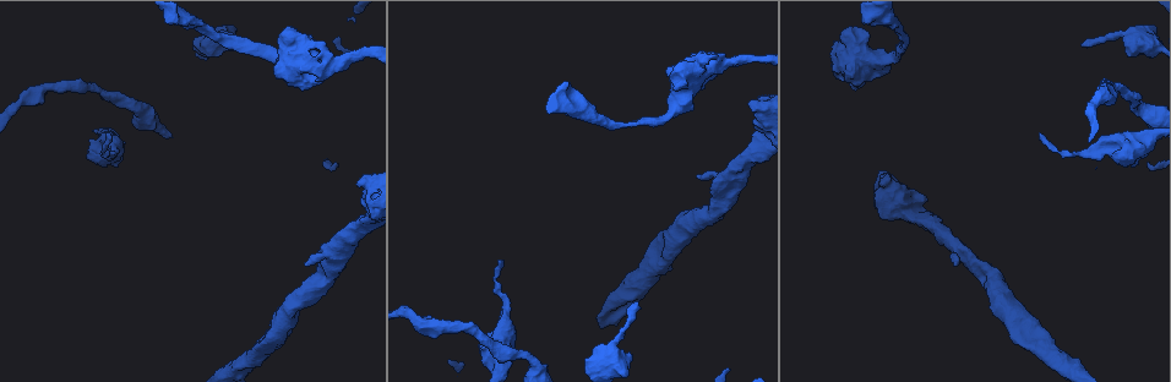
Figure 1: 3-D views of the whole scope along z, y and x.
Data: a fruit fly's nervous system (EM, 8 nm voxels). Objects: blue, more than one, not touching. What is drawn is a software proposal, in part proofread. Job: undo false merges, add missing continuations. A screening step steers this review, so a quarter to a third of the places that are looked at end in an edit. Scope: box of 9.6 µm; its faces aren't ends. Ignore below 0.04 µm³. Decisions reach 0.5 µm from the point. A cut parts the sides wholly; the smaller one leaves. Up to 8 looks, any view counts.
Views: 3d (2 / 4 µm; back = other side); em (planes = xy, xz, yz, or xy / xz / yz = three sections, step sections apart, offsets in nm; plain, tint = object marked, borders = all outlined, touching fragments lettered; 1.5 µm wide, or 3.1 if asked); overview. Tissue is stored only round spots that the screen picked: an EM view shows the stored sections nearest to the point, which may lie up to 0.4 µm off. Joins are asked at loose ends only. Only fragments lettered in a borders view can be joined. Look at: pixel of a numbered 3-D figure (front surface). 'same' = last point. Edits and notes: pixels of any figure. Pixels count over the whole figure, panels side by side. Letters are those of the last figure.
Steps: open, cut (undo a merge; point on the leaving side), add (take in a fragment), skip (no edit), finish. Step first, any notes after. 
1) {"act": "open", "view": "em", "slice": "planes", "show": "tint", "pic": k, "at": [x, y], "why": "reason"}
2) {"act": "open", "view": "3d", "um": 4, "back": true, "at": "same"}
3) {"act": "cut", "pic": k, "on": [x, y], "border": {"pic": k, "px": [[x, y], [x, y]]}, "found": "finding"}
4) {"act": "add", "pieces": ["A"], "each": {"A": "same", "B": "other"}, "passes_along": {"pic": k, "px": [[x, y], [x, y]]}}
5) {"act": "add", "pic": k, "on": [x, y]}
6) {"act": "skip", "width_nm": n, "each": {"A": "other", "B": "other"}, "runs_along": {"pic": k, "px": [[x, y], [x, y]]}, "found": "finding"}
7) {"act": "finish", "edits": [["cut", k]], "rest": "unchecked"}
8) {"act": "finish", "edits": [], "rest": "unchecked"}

{"act": "open", "view": "3d", "um": 4, "back": true, "pic": 1, "at": [1082, 43], "why": "an open end"}

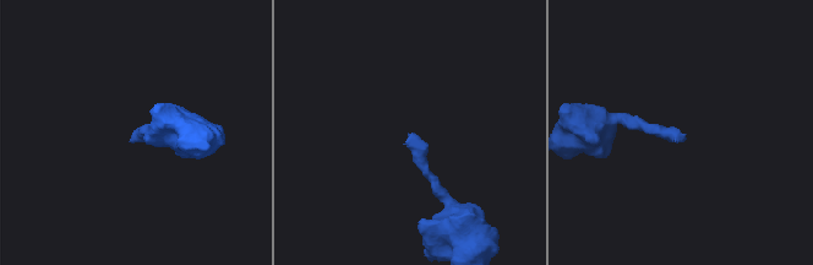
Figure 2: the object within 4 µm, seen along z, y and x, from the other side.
{"act": "open", "view": "em", "slice": "planes", "show": "tint", "pic": 2, "at": [409, 135], "why": "need the tissue"}

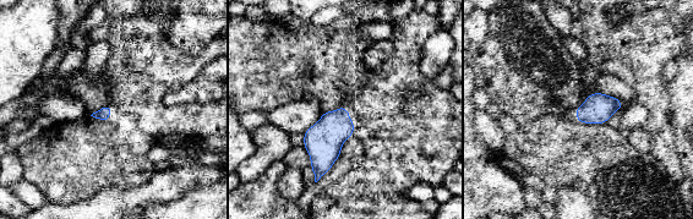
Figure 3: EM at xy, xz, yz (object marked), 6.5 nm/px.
{"act": "open", "view": "em", "slice": "planes", "show": "borders", "at": "same", "why": "what lies round it"}

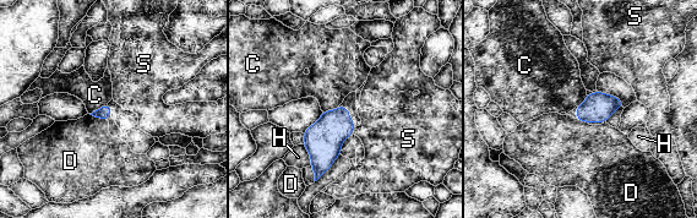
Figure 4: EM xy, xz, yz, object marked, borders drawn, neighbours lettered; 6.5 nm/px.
{"act": "skip", "each": {"C": "other", "D": "other", "H": "other", "S": "other"}, "border": {"pic": 4, "px": [[107, 103], [91, 114]]}, "found": "none of them fits"}

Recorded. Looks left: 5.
{"act": "open", "view": "em", "slice": "xy", "step": 4, "show": "tint", "pic": 1, "at": [1040, 134], "why": "thin end"}

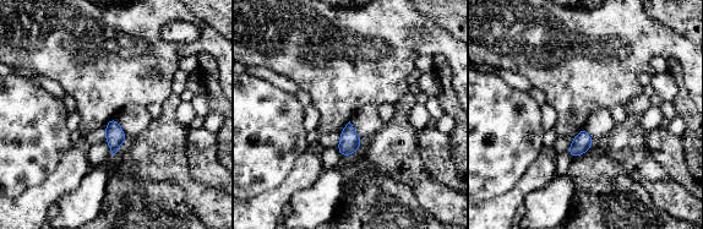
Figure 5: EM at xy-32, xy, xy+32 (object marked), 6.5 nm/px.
{"act": "open", "view": "em", "slice": "planes", "show": "borders", "at": "same", "why": "cut it another way"}

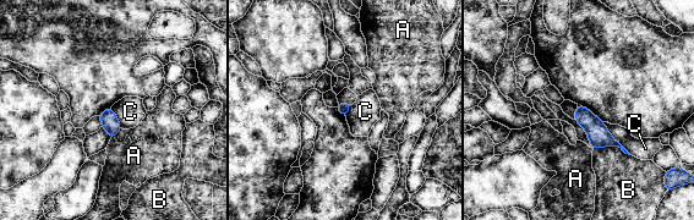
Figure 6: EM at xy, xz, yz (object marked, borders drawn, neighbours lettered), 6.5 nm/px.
{"act": "skip", "width_nm": 80, "each": {"A": "other", "B": "other", "C": "other"}, "found": "none of them fits"}

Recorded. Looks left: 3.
{"act": "open", "view": "3d", "um": 2, "back": true, "pic": 1, "at": [714, 54]}

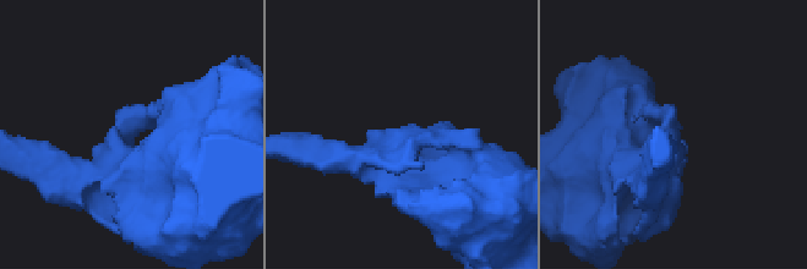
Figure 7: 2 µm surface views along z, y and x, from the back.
{"act": "open", "view": "em", "slice": "planes", "show": "borders", "pic": 7, "at": [670, 110], "arm_widths_nm": [240, 500]}

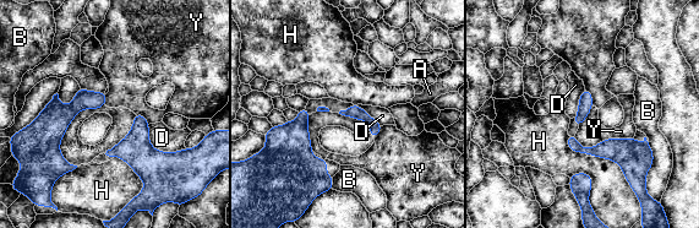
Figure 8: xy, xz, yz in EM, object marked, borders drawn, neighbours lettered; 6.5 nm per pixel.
{"act": "skip", "longest_contact_nm": ["D", 260], "each": {"A": "other", "B": "other", "D": "other", "H": "other", "Y": "other"}, "border": {"pic": 8, "px": [[148, 124], [149, 142], [175, 152]]}, "found": "no lettered fragment goes on from it"}

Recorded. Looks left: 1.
{"act": "finish", "edits": [], "rest": "unchecked"}

